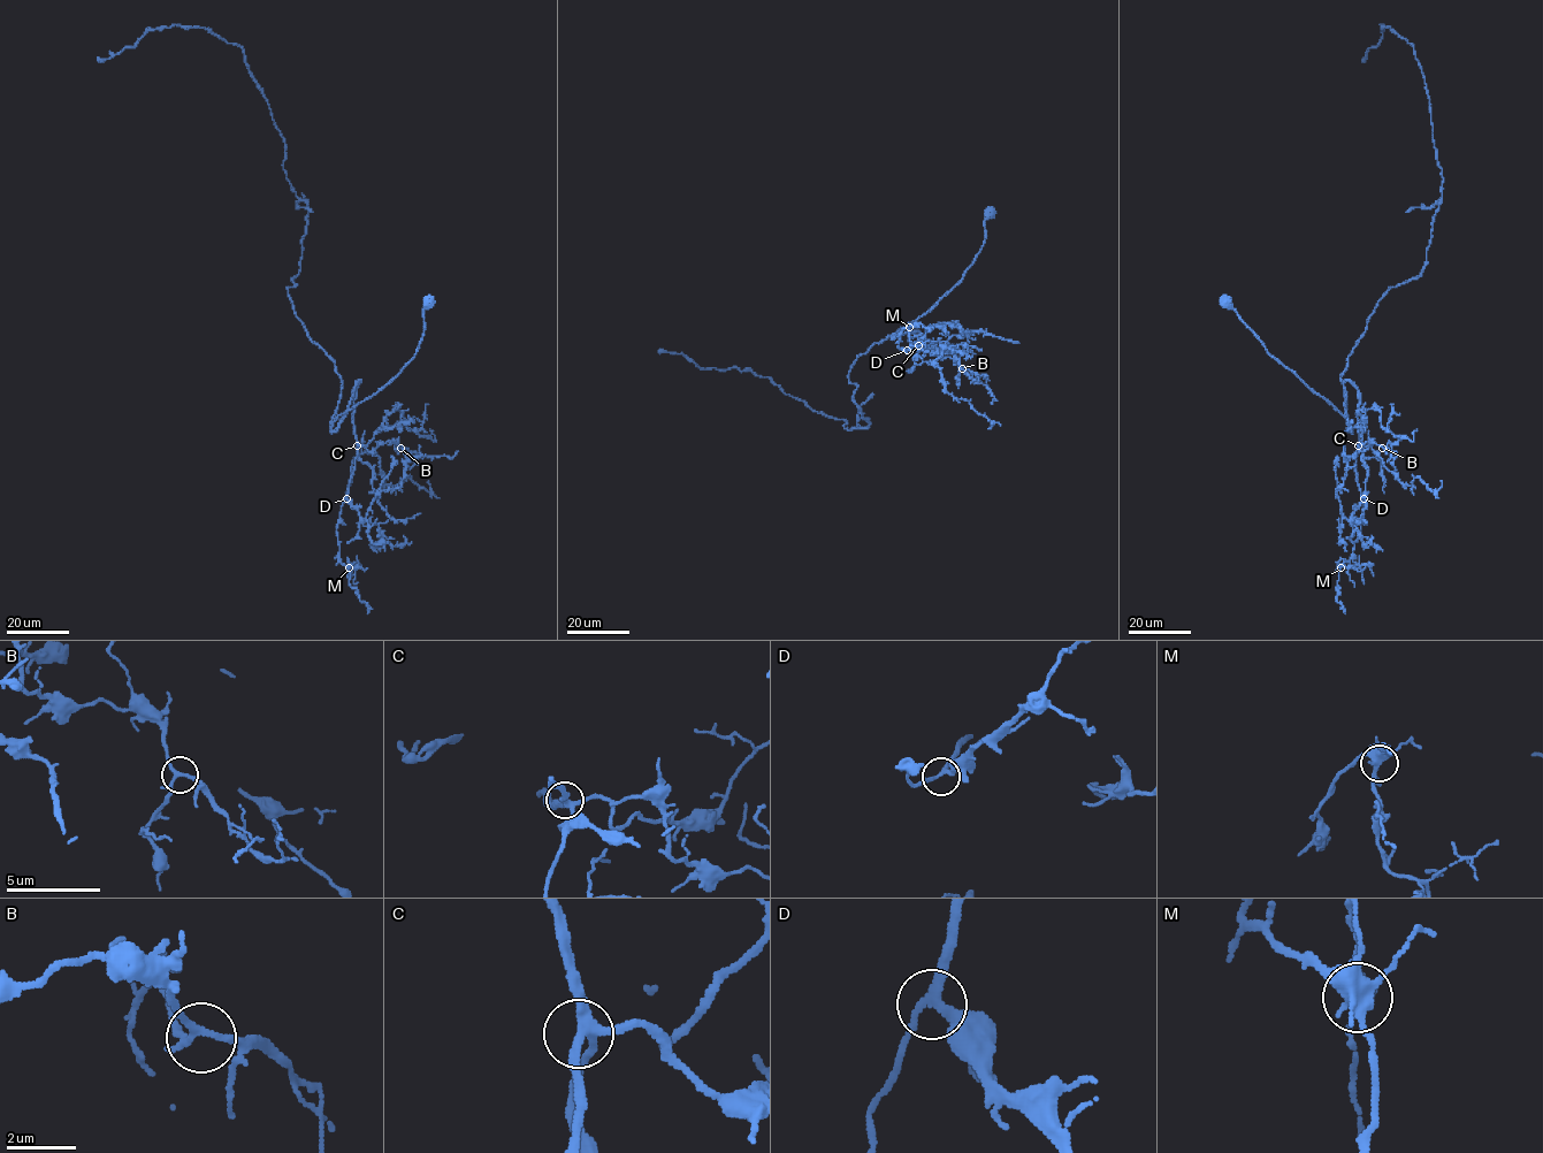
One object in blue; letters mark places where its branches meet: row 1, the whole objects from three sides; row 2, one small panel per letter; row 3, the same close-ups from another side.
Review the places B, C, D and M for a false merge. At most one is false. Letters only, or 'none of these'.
none of these

